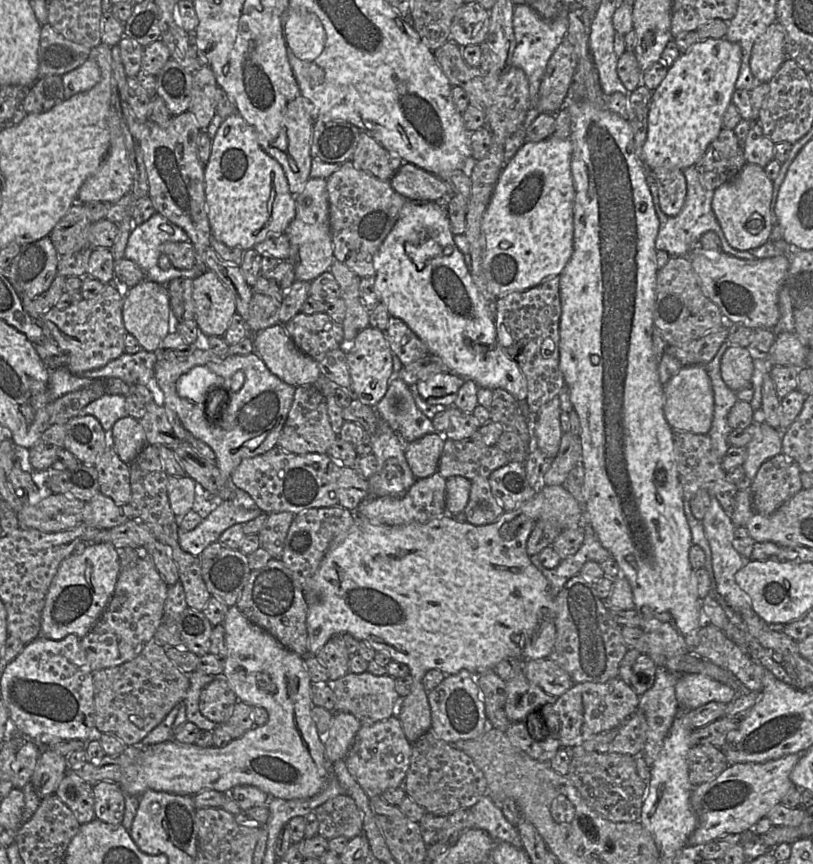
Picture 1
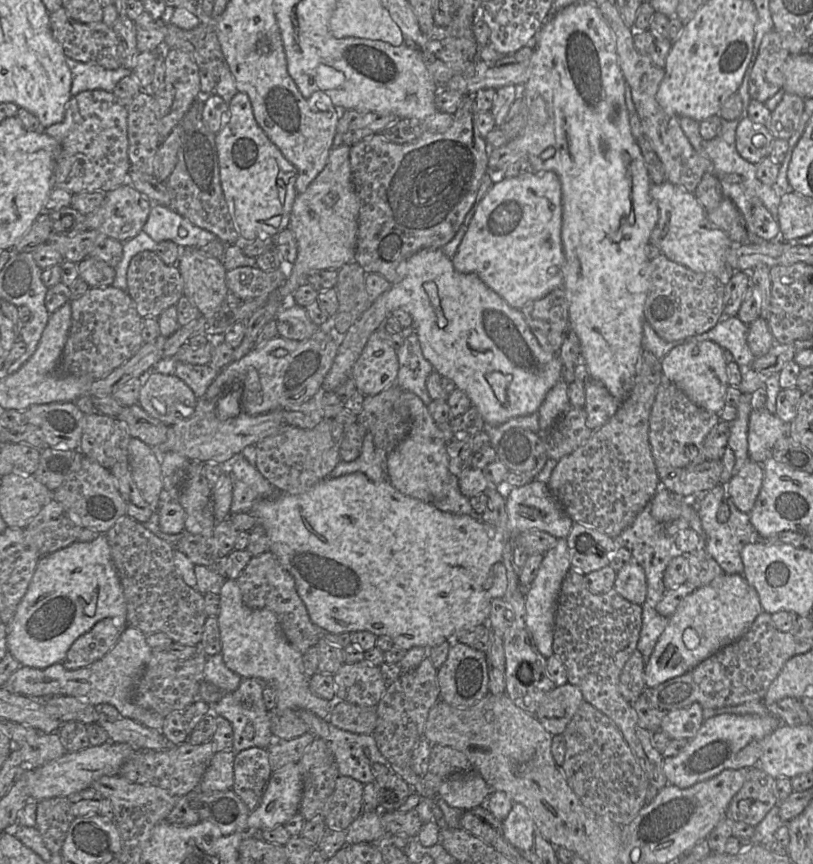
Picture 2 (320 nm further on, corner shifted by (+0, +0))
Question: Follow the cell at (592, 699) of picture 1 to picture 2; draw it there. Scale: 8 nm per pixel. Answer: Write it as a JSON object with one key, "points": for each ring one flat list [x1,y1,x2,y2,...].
{"points":[[569,683,555,686,541,700,535,717,551,735,560,735,583,701,578,687]]}

